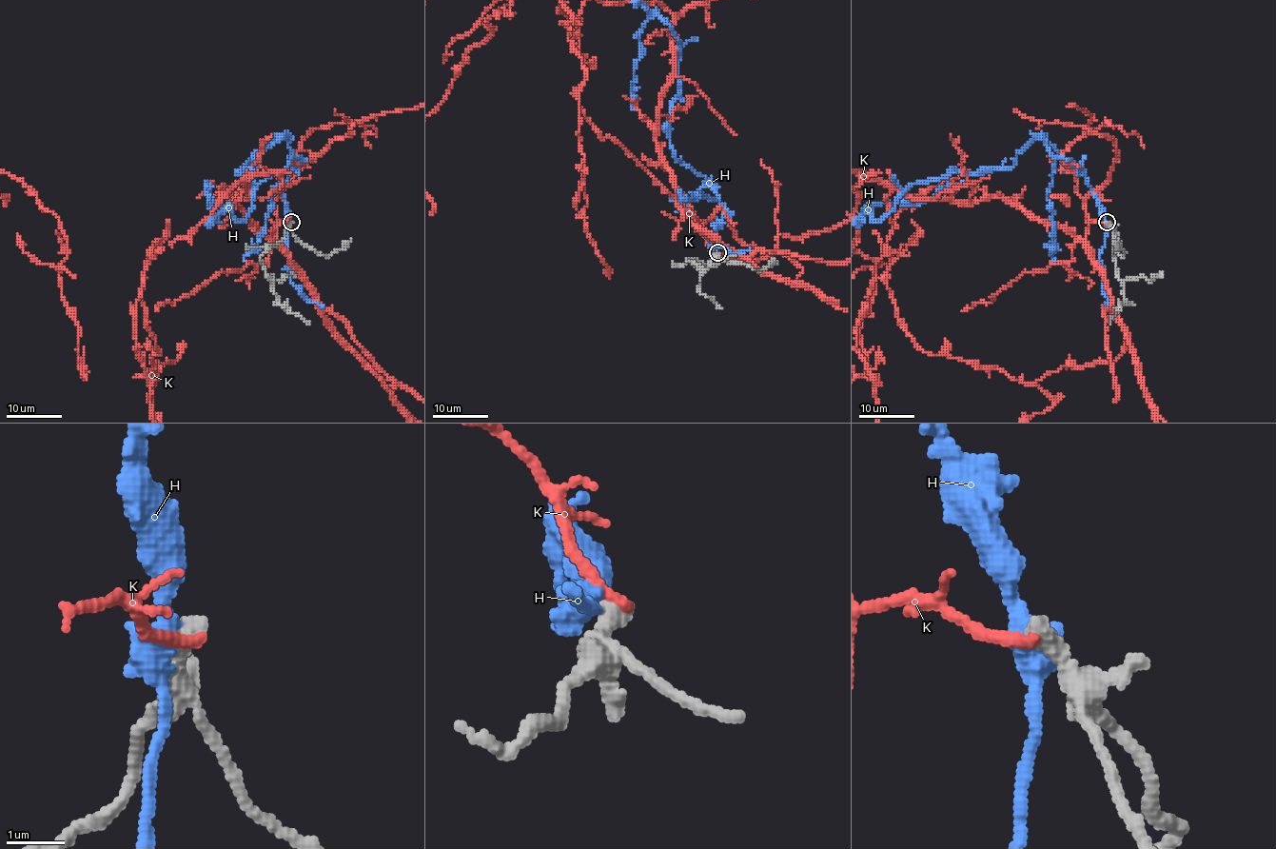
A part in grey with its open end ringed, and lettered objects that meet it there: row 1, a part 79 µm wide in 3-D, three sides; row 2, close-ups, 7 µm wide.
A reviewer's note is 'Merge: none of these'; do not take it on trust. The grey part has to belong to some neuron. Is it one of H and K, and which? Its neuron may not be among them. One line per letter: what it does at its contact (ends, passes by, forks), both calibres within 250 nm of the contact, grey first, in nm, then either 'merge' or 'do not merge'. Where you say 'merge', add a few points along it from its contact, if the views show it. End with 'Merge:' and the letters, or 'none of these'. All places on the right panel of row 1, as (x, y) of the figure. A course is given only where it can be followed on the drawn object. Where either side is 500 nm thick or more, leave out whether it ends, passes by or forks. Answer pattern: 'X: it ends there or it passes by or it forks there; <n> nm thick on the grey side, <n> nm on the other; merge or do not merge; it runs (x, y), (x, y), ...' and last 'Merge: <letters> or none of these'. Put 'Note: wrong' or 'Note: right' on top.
Note: right
H: it passes by; 440 nm thick on the grey side, 480 nm on the other; do not merge
K: it ends there; 400 nm thick on the grey side, 200 nm on the other; do not merge
Merge: none of these

